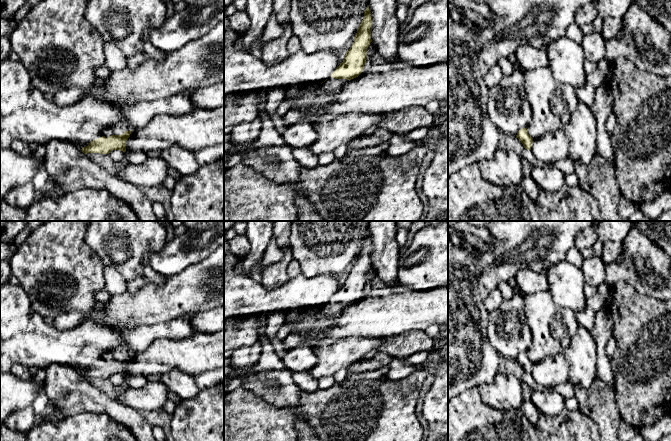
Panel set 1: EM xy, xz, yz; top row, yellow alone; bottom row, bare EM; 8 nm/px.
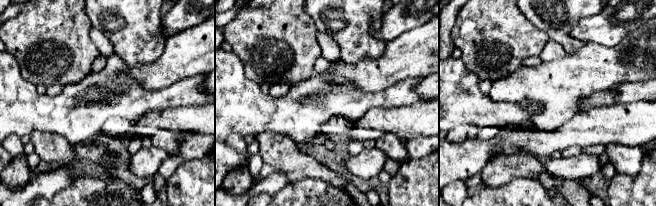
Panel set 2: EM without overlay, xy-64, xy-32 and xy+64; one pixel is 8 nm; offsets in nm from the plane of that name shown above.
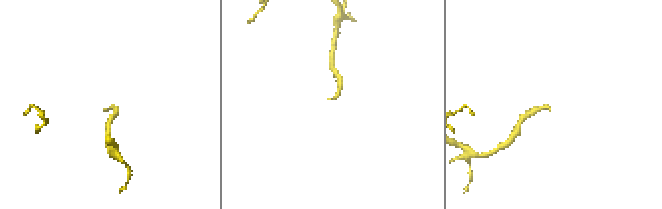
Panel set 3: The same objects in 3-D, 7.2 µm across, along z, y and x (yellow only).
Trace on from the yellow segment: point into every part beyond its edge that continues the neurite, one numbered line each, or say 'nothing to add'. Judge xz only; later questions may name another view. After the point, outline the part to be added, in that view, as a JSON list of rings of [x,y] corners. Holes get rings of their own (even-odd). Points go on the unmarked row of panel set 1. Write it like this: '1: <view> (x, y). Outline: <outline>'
1: xz (332, 310). Outline: [[[329,301],[325,306],[320,309],[320,312],[331,321],[336,321],[337,318],[344,312],[349,306],[346,303],[335,303]]]

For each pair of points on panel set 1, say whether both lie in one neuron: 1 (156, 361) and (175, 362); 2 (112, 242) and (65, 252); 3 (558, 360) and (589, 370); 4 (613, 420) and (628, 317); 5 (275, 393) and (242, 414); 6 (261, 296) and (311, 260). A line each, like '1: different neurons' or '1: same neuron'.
1: same neuron
2: different neurons
3: different neurons
4: different neurons
5: different neurons
6: different neurons

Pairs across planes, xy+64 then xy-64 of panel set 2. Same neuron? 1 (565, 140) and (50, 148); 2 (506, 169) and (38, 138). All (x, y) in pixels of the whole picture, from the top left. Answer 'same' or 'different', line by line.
1: different
2: same

